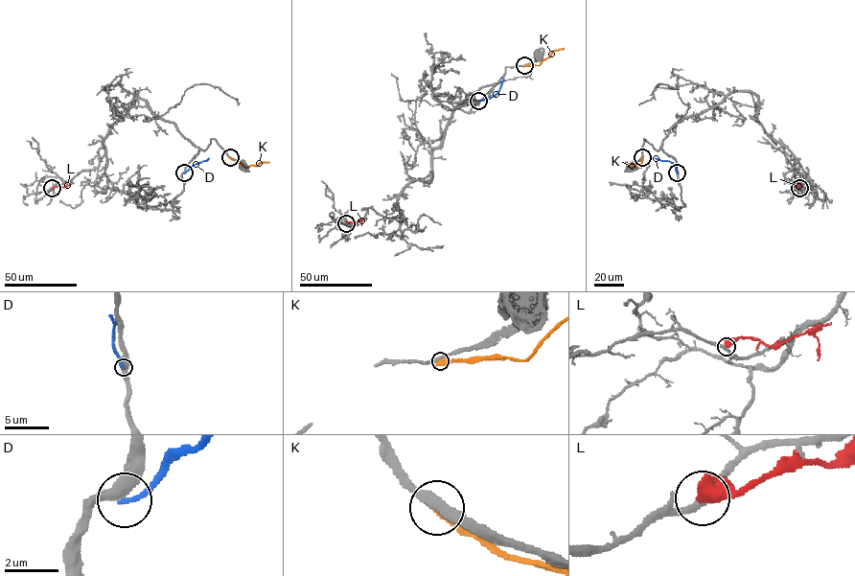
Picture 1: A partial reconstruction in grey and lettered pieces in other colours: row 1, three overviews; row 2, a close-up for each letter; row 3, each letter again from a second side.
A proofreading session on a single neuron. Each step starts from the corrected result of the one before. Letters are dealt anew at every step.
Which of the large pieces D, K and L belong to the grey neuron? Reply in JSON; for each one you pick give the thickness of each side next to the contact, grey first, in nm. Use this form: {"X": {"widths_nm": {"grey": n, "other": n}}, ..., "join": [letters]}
{"join": []}

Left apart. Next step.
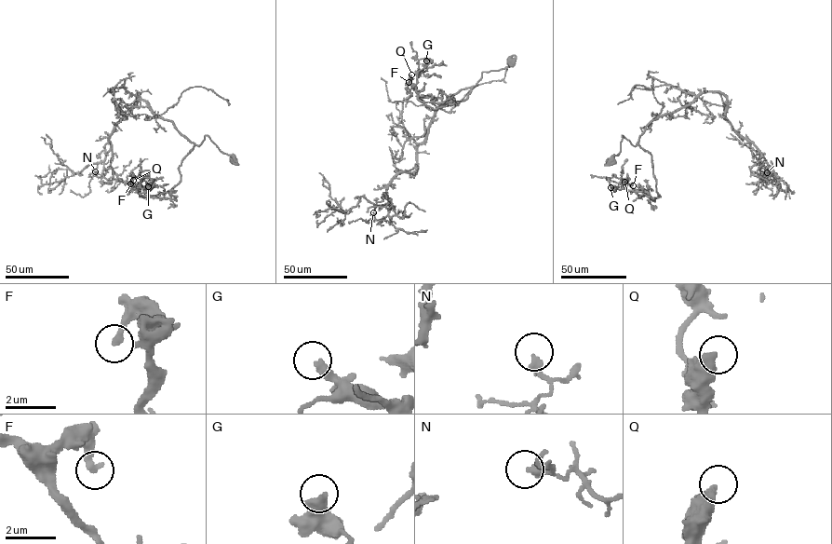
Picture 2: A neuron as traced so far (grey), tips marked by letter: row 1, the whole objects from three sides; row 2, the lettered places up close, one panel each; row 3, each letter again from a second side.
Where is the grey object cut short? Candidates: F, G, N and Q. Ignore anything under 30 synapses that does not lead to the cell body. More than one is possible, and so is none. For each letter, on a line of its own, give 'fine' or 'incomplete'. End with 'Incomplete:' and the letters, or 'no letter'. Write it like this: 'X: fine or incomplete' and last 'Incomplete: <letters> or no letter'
F: fine
G: fine
N: fine
Q: fine
Incomplete: no letter

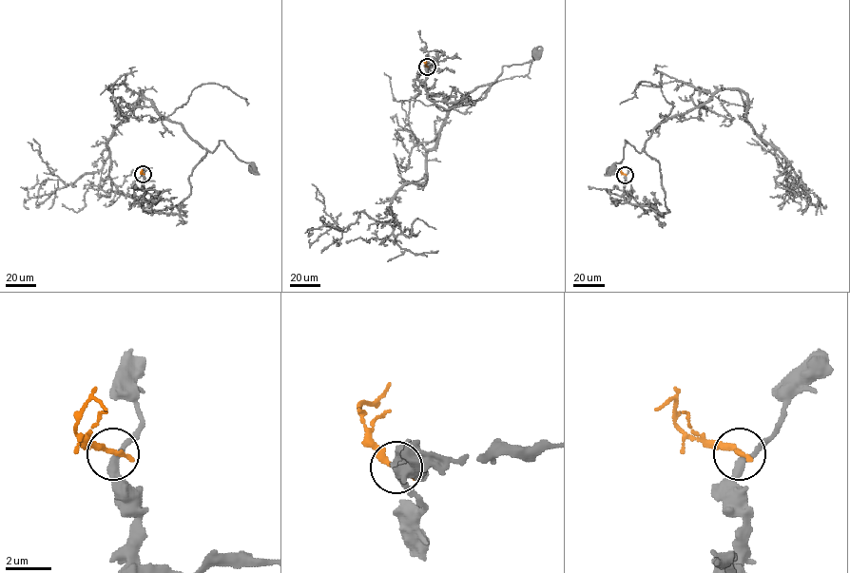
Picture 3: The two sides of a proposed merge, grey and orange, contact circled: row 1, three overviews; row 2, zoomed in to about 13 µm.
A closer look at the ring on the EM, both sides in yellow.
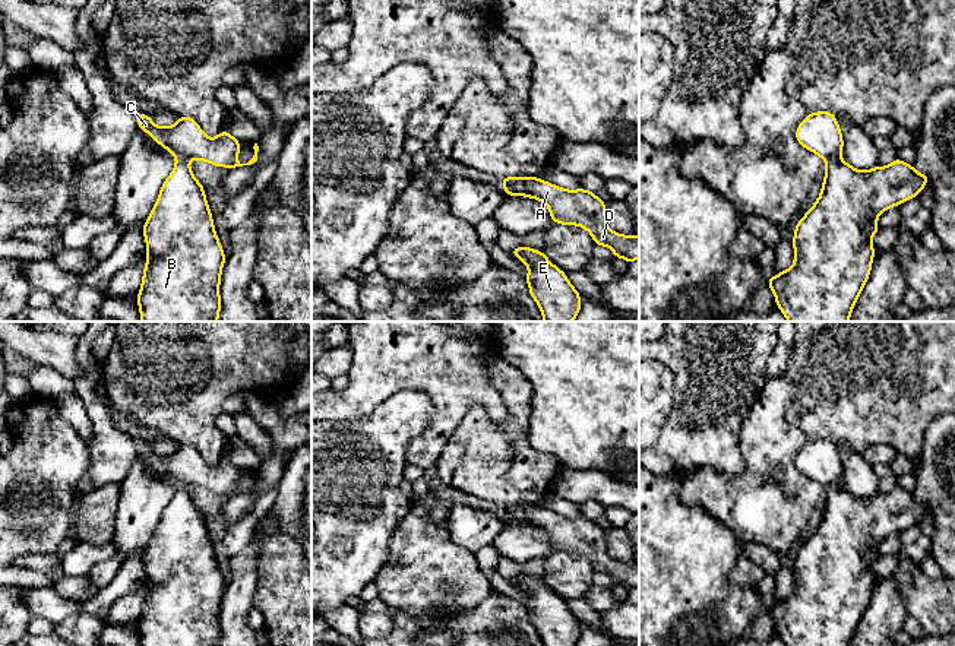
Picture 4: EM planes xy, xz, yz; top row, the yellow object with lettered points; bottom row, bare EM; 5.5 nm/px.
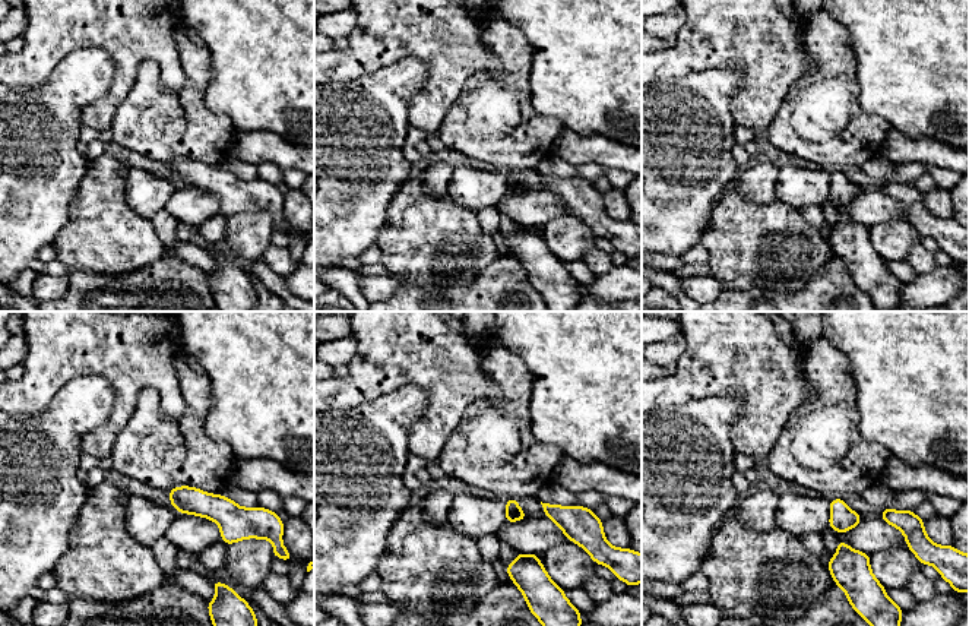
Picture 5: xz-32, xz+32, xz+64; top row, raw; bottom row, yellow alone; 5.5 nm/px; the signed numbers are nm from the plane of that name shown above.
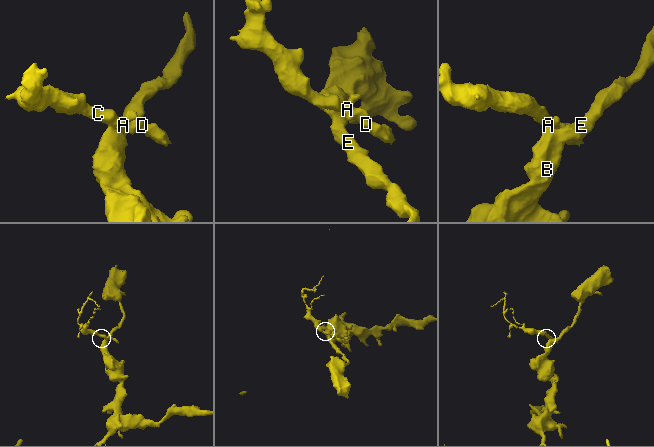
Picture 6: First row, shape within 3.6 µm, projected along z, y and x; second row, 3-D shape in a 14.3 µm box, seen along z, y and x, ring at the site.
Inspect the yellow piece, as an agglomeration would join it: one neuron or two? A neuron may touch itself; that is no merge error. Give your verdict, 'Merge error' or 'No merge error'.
Merge error

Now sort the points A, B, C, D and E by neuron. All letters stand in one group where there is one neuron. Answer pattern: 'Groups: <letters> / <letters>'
Groups: A C D / B E

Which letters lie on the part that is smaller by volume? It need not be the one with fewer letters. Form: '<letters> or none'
A, C, D

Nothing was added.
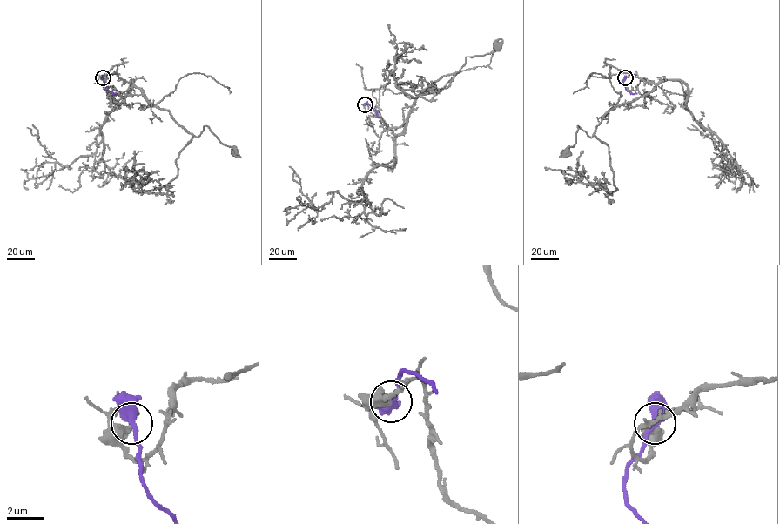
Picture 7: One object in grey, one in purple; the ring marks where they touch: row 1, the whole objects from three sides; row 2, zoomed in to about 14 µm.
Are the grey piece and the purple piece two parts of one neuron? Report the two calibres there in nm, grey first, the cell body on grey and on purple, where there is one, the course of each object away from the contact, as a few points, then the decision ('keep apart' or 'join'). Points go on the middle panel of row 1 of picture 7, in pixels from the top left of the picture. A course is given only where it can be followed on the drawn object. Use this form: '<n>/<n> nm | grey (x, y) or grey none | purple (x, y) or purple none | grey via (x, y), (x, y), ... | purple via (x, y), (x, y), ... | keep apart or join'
400/440 nm | grey (497, 46) | purple none | grey via (365, 104), (394, 134), (400, 134), (419, 96), (441, 77), (458, 71), (467, 57), (493, 52), (496, 45) | purple via (365, 104), (366, 102), (378, 116) | keep apart

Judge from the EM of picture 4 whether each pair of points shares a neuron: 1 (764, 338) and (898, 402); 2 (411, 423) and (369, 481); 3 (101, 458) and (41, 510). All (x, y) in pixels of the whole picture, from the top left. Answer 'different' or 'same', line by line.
1: different
2: same
3: different

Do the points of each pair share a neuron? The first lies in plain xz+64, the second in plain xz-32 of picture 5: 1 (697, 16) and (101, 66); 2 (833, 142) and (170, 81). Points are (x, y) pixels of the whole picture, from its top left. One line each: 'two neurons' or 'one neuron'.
1: two neurons
2: two neurons

